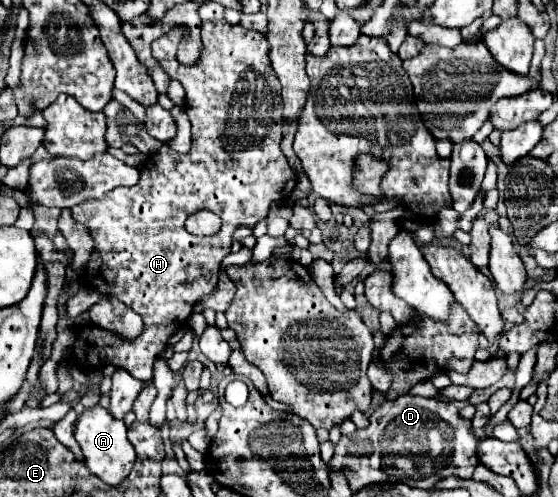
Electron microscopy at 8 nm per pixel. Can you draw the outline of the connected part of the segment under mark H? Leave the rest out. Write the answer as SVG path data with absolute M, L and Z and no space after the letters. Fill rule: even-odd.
M224 17L204 21L201 60L197 66L183 66L176 58L182 37L180 27L173 28L155 40L151 50L161 68L171 78L179 80L187 92L185 110L192 125L191 150L179 154L169 148L169 144L163 144L161 150L149 156L141 170L139 184L115 188L99 200L81 202L71 210L63 210L59 216L59 232L75 254L69 270L83 270L89 290L83 288L73 298L67 292L61 292L57 300L57 340L38 374L47 394L65 394L72 388L72 364L85 370L99 370L101 366L113 364L127 368L131 376L141 382L153 380L153 362L165 350L169 336L185 326L193 314L193 306L217 286L221 260L231 252L233 230L237 226L255 226L267 216L273 201L288 199L297 184L287 158L279 148L283 136L281 84L267 56L267 38L261 32L229 24ZM199 210L215 212L223 220L217 234L193 236L185 230L185 218ZM97 292L119 298L141 314L145 324L143 332L137 338L125 340L95 324L73 328L73 322L69 320L75 320L93 306L101 298ZM73 334L75 342L65 352L67 359L57 366L55 362L61 358L63 348L73 340Z

